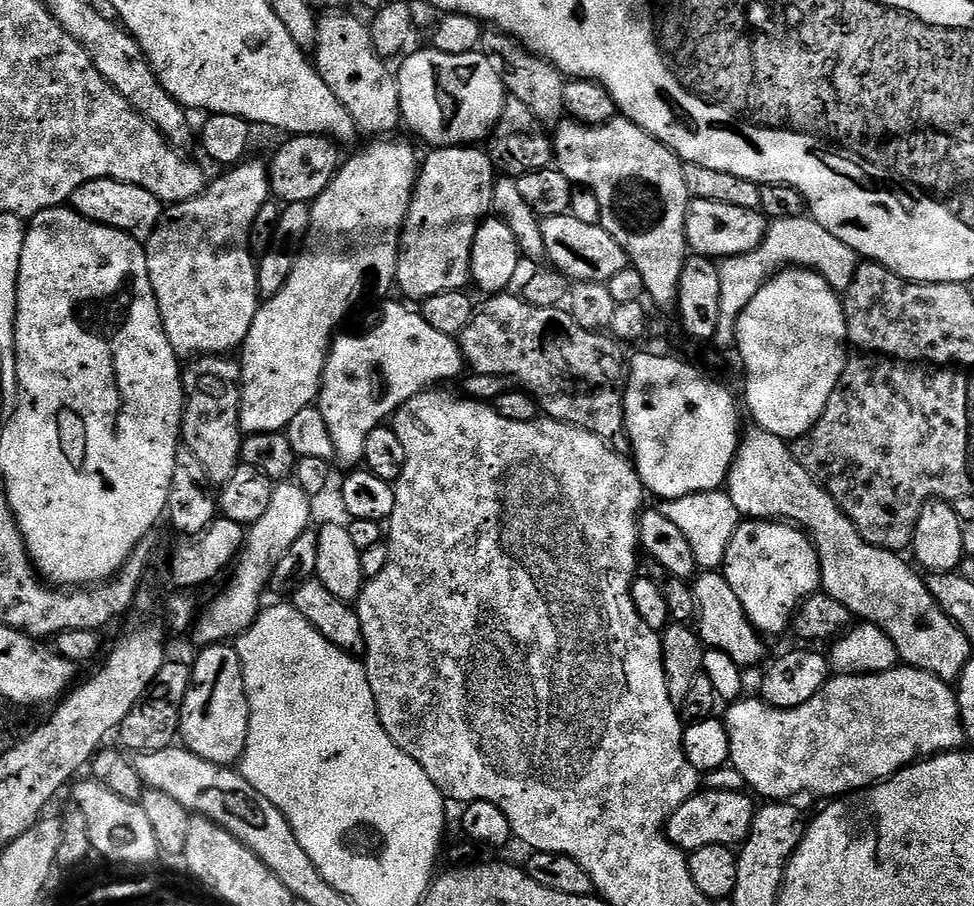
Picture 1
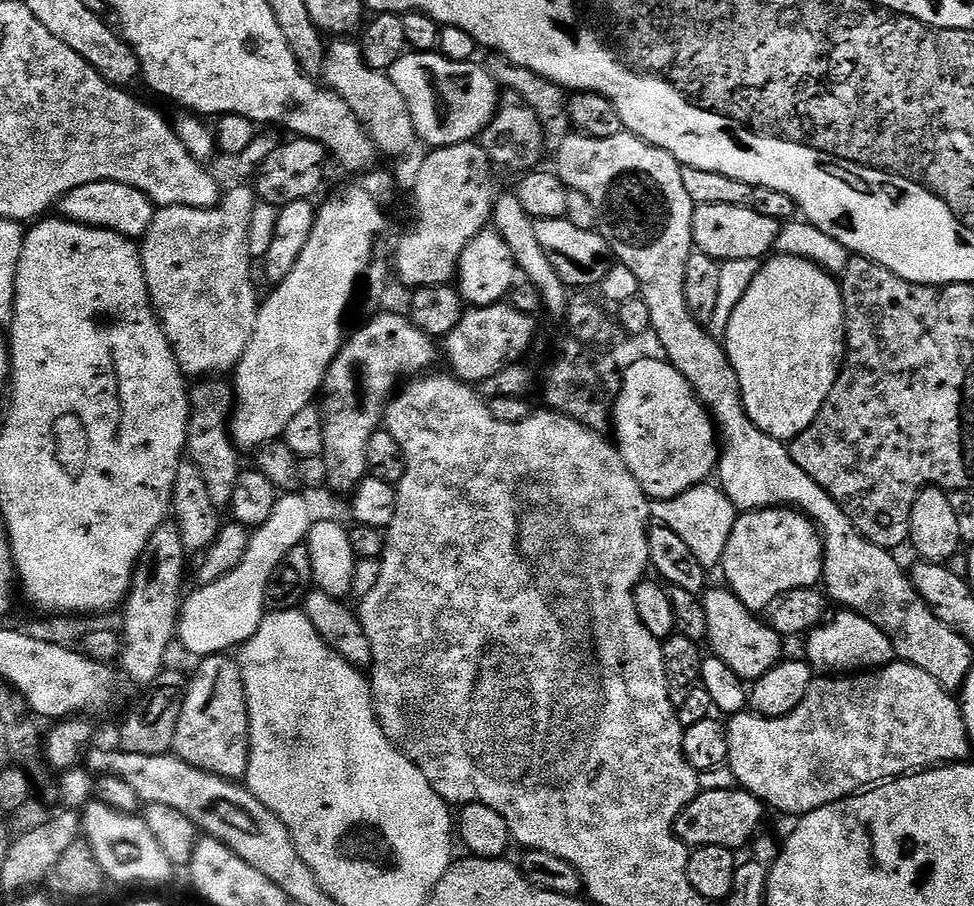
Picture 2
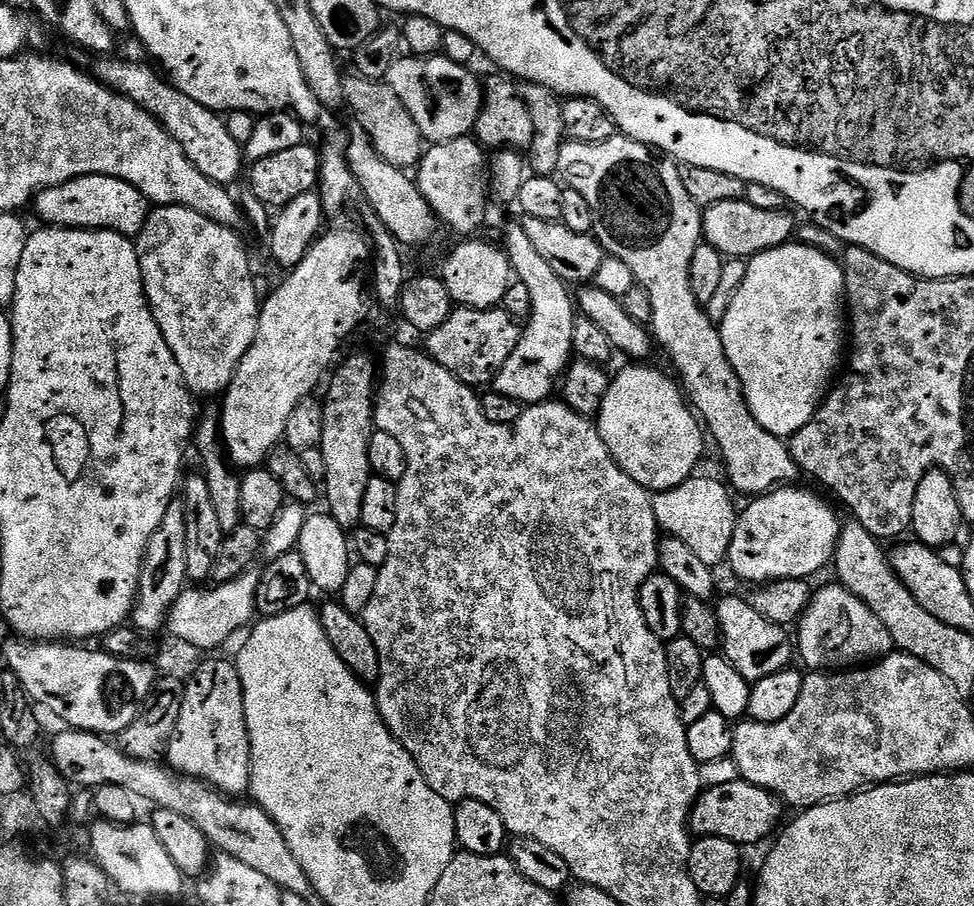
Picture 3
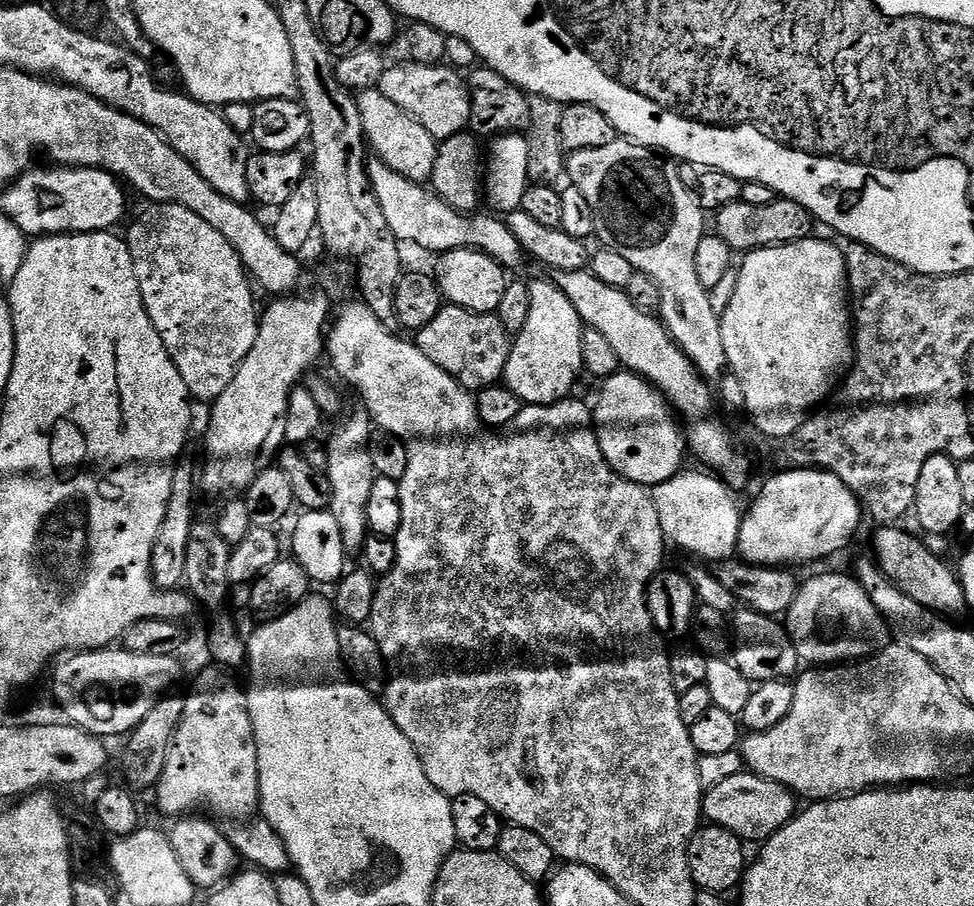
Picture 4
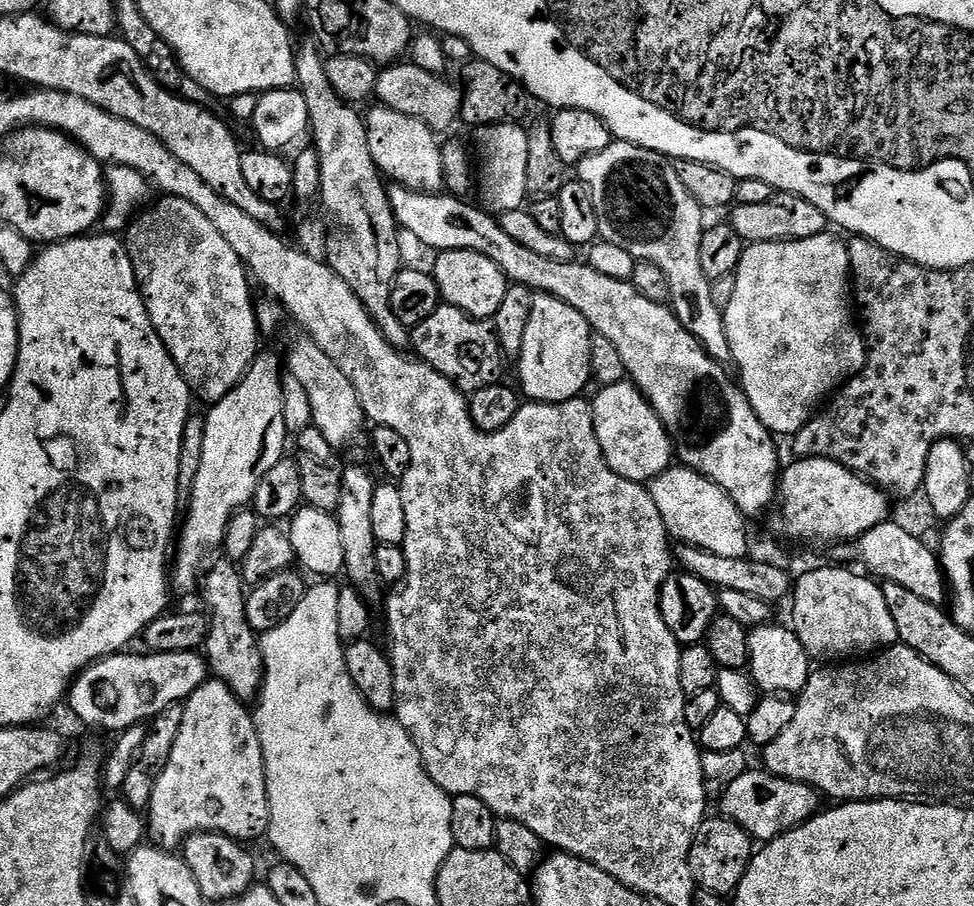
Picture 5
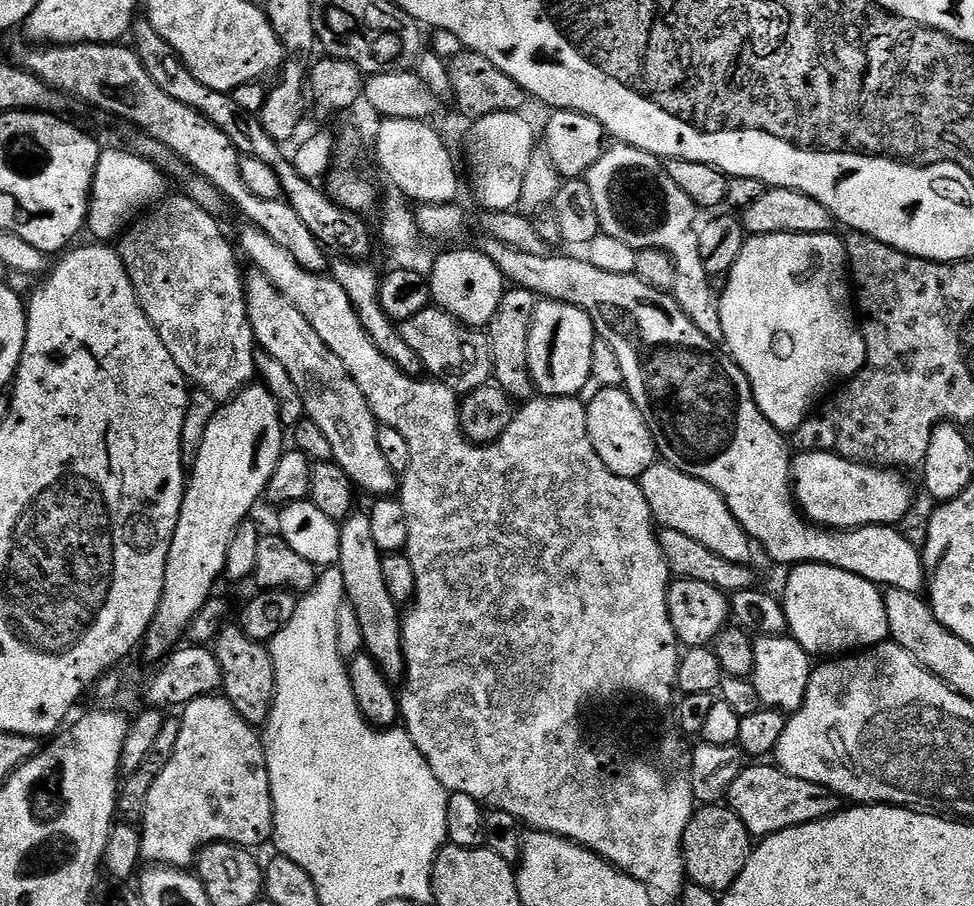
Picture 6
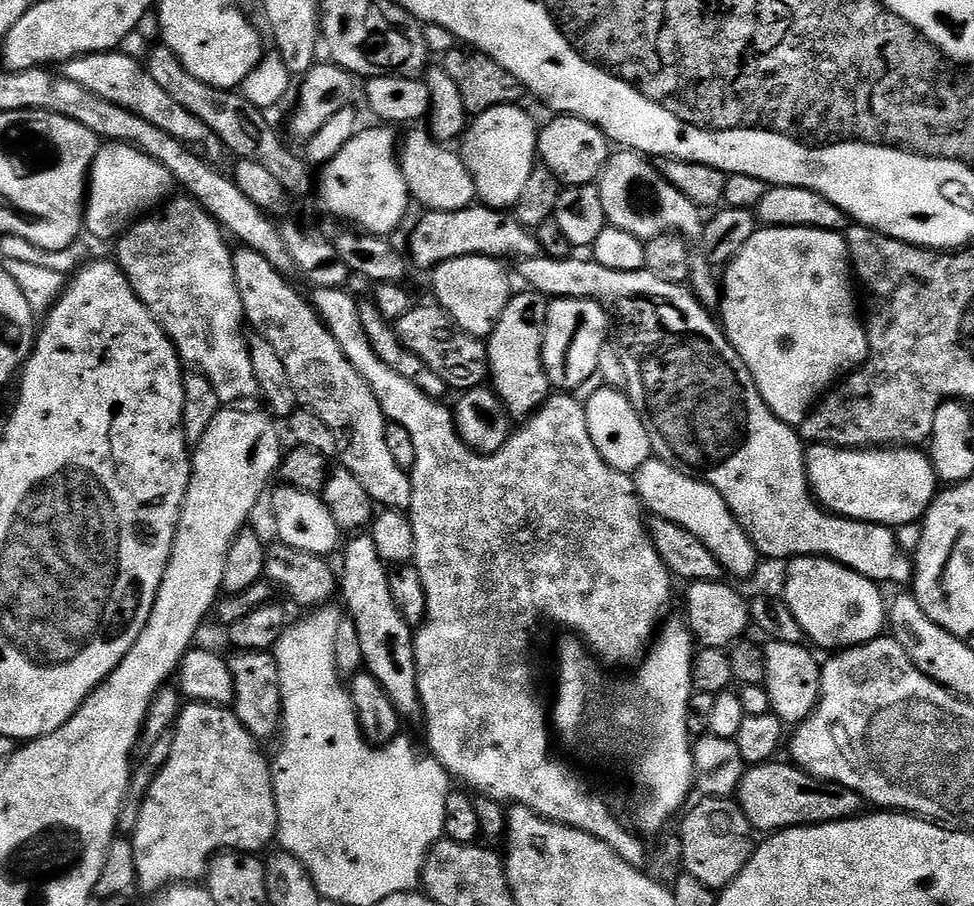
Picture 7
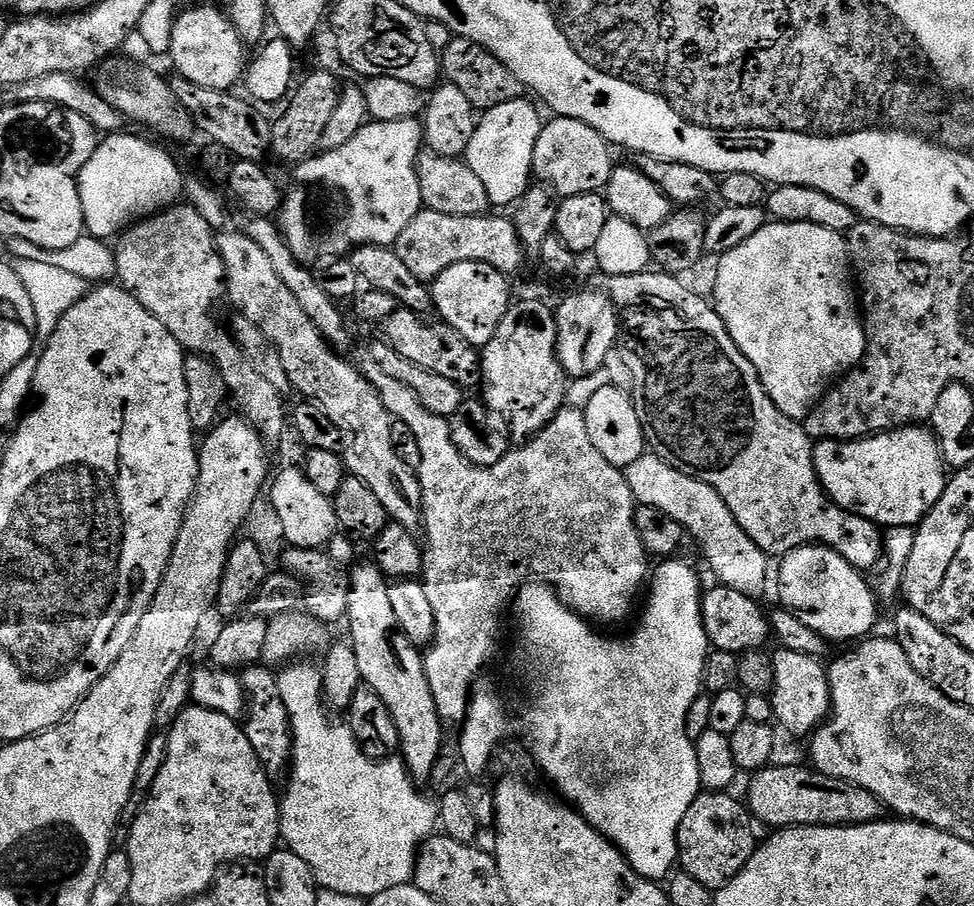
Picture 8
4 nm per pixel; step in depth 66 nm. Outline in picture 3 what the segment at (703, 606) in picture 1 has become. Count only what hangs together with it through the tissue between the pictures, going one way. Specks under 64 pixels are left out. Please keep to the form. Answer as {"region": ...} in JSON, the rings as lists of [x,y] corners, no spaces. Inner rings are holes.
{"region":[[[728,596],[721,604],[717,603],[715,609],[720,623],[722,655],[734,666],[734,670],[738,670],[738,674],[742,674],[742,678],[749,682],[770,678],[770,674],[778,674],[793,663],[794,640],[785,625],[770,622],[770,618],[762,618],[762,614],[758,614],[758,610],[754,610],[754,606],[750,606],[747,599],[741,597],[739,600],[736,596]]]}

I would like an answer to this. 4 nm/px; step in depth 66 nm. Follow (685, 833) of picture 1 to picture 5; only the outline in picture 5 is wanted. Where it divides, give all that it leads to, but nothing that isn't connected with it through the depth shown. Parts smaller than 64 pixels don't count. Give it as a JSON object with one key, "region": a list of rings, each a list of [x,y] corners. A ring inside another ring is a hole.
{"region":[[[749,770],[742,778],[734,778],[730,786],[726,786],[719,797],[720,808],[727,819],[733,820],[753,841],[767,842],[775,836],[782,835],[792,828],[811,820],[821,811],[821,793],[808,784],[797,780],[788,780],[785,776],[773,776],[767,770]]]}

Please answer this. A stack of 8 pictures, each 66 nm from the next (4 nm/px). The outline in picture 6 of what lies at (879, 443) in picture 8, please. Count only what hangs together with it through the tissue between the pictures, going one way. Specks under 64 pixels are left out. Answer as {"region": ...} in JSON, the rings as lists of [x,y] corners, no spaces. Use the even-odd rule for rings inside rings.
{"region":[[[801,452],[792,462],[794,500],[813,524],[822,528],[865,528],[871,524],[899,525],[900,519],[912,508],[912,488],[904,481],[905,473],[879,466],[847,460],[835,452]]]}

